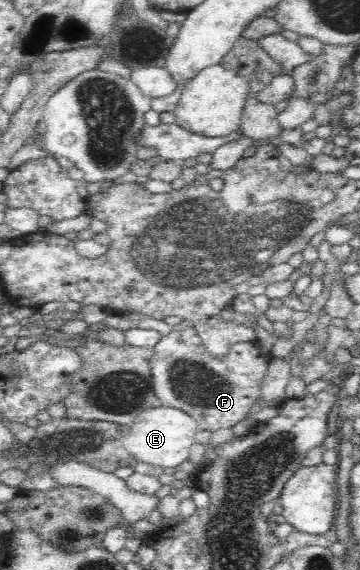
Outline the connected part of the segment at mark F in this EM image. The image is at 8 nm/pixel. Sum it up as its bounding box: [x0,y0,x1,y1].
[150,326,271,433]

